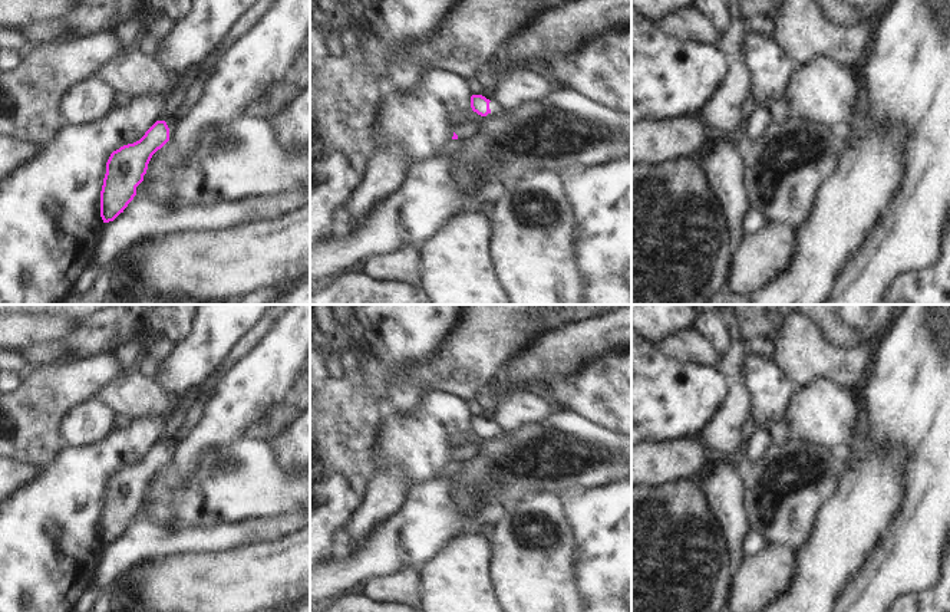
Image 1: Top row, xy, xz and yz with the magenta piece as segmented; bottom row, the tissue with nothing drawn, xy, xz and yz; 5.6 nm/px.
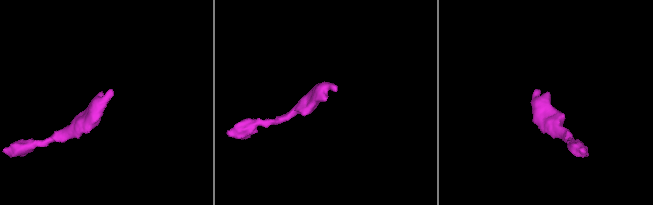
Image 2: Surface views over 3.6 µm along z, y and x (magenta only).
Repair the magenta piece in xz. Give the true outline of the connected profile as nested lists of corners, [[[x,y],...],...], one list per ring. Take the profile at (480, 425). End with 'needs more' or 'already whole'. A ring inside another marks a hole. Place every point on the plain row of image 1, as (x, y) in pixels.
[[[482,417],[471,418],[471,430],[481,438],[492,435],[494,438],[501,440],[505,434],[505,431],[495,421],[489,422]]] | needs more

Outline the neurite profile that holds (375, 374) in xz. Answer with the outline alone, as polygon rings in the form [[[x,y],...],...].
[[[369,351],[363,353],[362,368],[365,374],[365,382],[369,385],[373,395],[377,397],[379,402],[385,402],[385,398],[389,394],[386,368]]]

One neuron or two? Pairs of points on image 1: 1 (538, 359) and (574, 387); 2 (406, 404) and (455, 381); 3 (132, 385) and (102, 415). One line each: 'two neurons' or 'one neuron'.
1: two neurons
2: two neurons
3: two neurons

